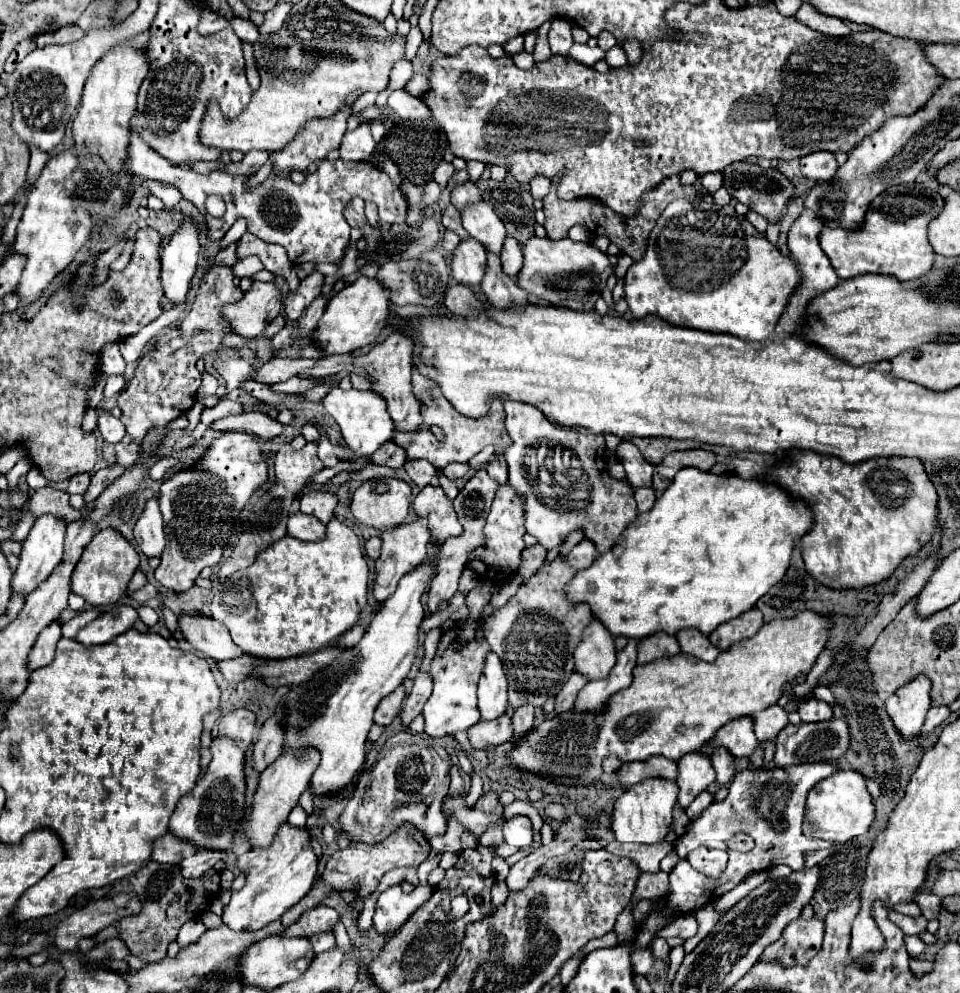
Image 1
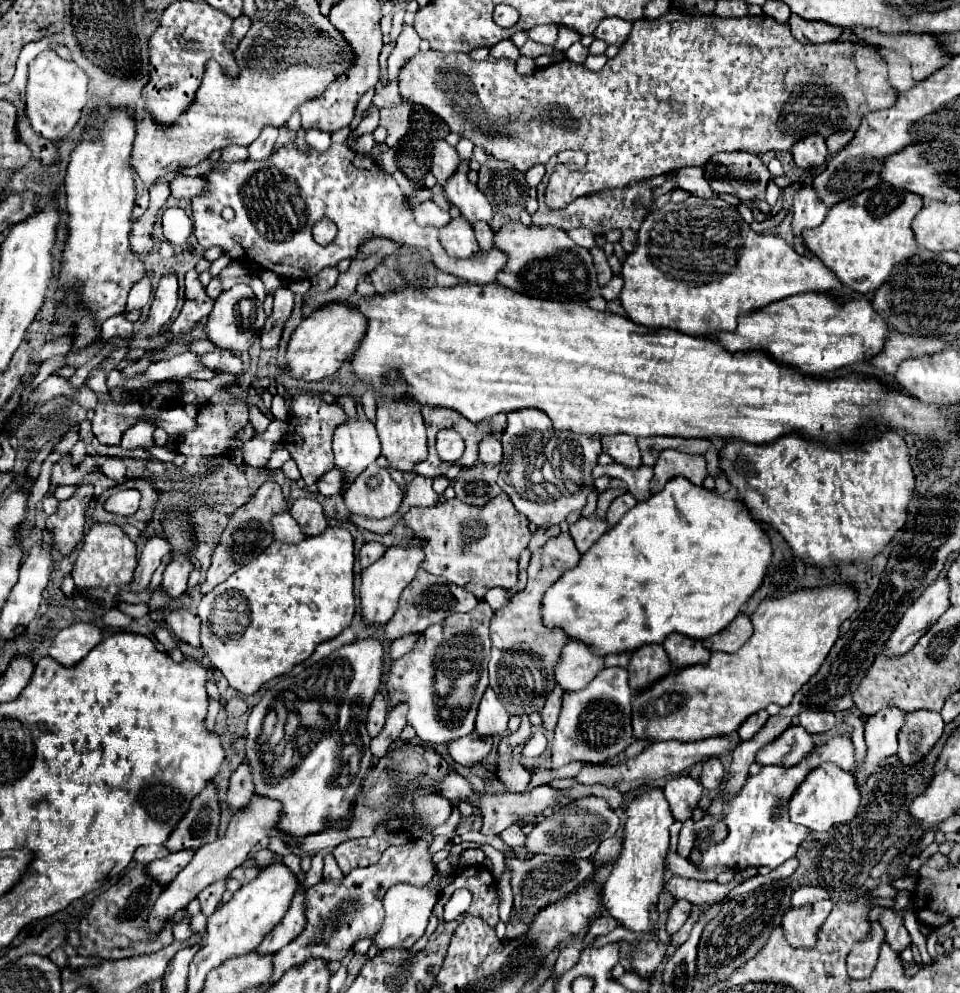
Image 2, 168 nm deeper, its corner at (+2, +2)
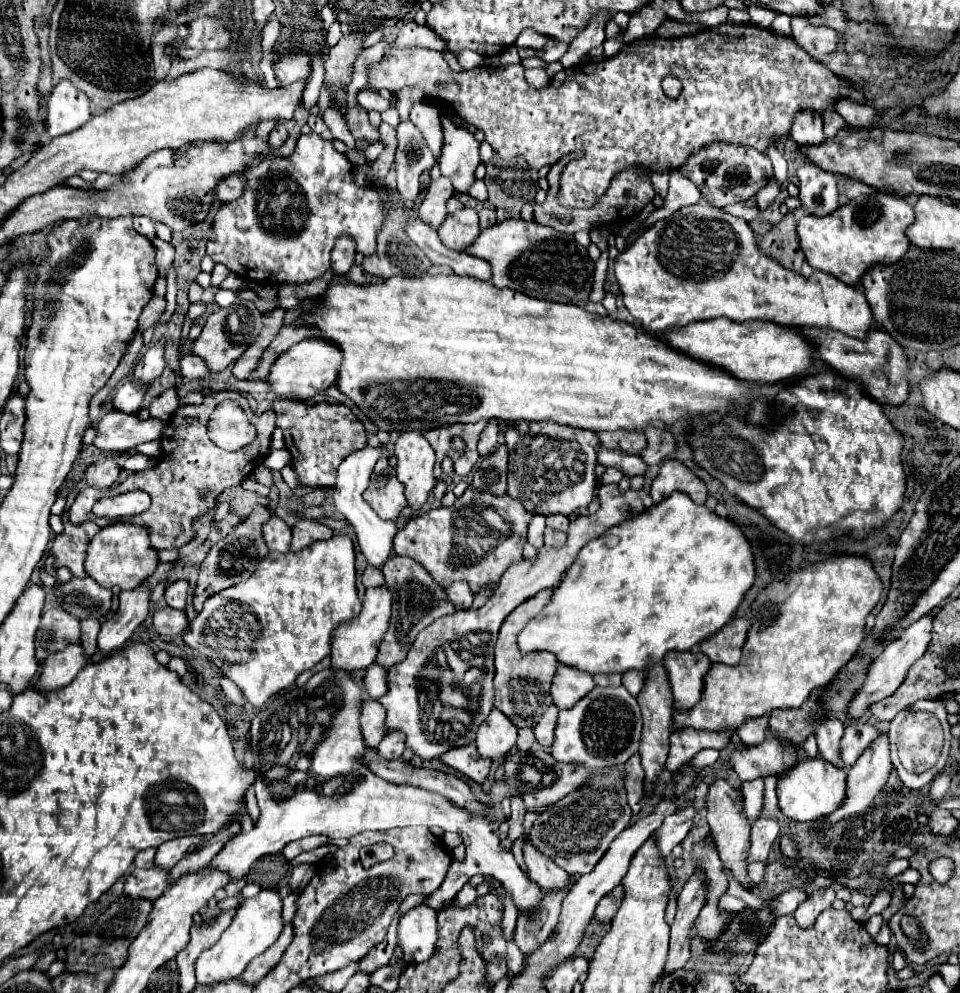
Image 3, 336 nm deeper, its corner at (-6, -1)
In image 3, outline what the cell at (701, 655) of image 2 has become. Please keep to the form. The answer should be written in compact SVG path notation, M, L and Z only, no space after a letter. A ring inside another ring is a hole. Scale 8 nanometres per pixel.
M671 652L663 658L667 676L671 682L675 710L689 710L695 706L703 692L703 678L711 668L711 660L705 654Z

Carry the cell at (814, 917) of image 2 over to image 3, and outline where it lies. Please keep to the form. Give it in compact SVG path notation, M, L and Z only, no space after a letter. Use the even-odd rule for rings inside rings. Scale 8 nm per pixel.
M821 888L821 890L815 890L811 896L807 896L807 900L795 910L795 920L799 922L799 926L807 928L807 926L813 926L815 924L815 918L831 906L831 902L835 900L835 892L833 888Z

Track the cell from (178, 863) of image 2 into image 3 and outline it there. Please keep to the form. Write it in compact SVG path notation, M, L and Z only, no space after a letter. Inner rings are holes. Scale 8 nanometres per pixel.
M135 868L131 872L131 876L125 880L123 892L129 898L155 900L167 888L167 876L169 876L169 872L163 872L159 868L149 868L149 870Z

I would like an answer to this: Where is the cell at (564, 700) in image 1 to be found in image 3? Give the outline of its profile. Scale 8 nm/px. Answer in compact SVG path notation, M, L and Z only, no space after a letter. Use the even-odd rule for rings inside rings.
M549 706L549 710L541 716L541 720L533 726L533 732L535 732L535 740L549 748L553 744L553 730L555 730L555 722L557 722L557 714L559 710L555 710L555 706Z

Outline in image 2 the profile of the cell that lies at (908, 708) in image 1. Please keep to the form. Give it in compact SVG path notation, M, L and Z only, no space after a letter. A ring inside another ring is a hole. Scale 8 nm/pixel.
M885 707L871 715L865 723L865 741L867 741L867 757L861 769L853 769L857 775L857 785L861 785L875 767L887 759L889 755L897 753L897 737L905 725L907 711L899 707Z

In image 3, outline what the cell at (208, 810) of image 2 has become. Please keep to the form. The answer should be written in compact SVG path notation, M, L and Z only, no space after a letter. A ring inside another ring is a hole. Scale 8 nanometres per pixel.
M185 836L185 838L173 838L173 840L165 842L165 844L161 844L157 848L157 854L155 854L155 866L161 868L161 870L171 870L189 852L191 844L199 846L201 838Z

